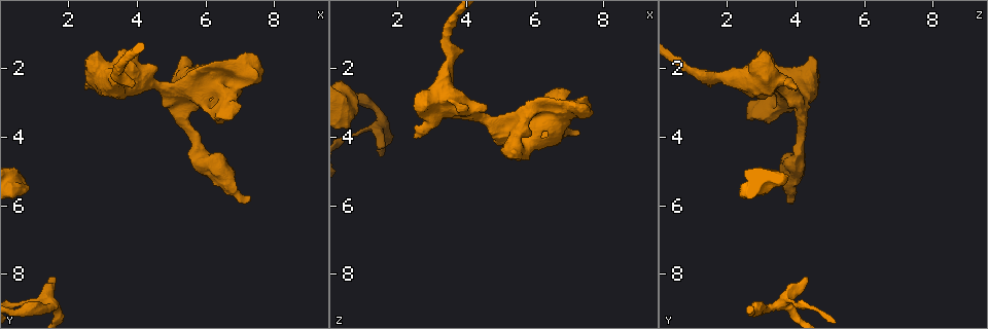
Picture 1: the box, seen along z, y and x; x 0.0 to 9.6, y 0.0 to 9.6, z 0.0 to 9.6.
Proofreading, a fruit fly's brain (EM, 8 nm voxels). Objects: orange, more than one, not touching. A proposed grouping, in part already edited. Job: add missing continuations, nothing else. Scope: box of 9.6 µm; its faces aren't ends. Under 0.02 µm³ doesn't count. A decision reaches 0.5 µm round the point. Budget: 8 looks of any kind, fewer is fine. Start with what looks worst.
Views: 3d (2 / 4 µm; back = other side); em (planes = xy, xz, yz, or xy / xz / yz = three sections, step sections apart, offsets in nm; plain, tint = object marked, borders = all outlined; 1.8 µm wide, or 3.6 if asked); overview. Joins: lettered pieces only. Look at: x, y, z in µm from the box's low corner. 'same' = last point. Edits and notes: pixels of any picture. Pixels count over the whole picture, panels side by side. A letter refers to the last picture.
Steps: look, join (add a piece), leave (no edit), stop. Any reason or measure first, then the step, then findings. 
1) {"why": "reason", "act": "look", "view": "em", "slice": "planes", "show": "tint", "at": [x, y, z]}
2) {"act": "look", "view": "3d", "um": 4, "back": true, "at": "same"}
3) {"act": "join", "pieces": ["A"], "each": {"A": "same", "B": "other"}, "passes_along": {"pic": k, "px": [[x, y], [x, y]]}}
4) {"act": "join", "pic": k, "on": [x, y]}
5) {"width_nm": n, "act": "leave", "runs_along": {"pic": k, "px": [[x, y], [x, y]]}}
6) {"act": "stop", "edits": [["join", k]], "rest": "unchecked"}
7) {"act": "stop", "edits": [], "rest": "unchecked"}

{"why": "free end", "act": "look", "view": "em", "slice": "xy", "step": 8, "show": "tint", "at": [1.55, 8.05, 4.25]}

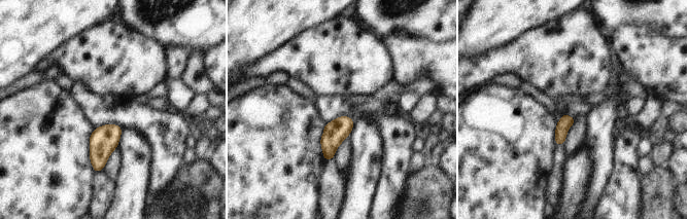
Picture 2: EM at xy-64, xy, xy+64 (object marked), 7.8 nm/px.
{"act": "look", "view": "em", "slice": "planes", "show": "borders", "at": "same"}

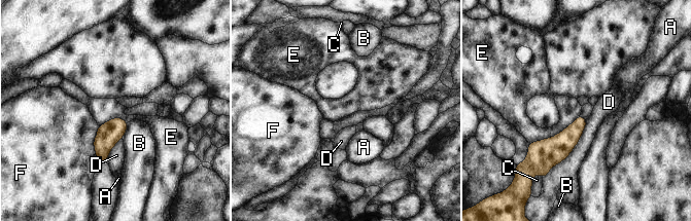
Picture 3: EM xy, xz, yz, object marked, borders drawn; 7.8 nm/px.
{"act": "leave", "each": {"A": "other", "B": "other", "C": "other", "D": "other", "E": "other", "F": "other"}, "border": {"pic": 3, "px": [[579, 115], [557, 134], [529, 143]]}, "found": "none of them fits"}

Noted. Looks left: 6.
{"why": "free end", "act": "look", "view": "3d", "um": 4, "back": true, "at": [7.25, 5.75, 3.90]}

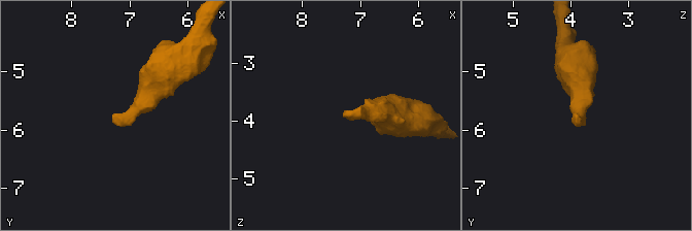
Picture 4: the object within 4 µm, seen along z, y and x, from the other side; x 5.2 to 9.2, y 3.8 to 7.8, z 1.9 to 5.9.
{"why": "shape alone is not enough", "act": "look", "view": "em", "slice": "xz", "step": 4, "show": "borders", "at": [7.30, 5.80, 3.90]}

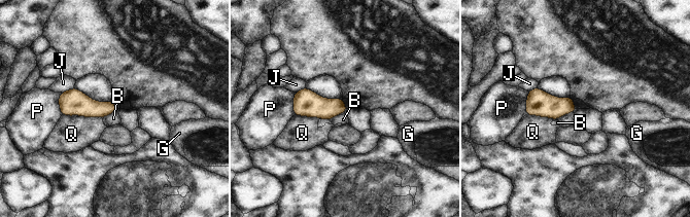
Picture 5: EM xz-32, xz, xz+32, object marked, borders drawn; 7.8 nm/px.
{"act": "look", "view": "em", "slice": "yz", "step": 16, "show": "borders", "at": "same"}

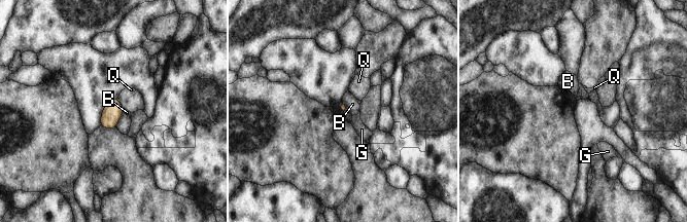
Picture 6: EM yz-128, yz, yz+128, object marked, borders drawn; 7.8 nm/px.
{"act": "leave", "each": {"B": "other", "G": "other", "Q": "other"}, "found": "none of them fits"}

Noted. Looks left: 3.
{"why": "an open end", "act": "look", "view": "3d", "um": 4, "at": [2.60, 2.55, 4.10]}

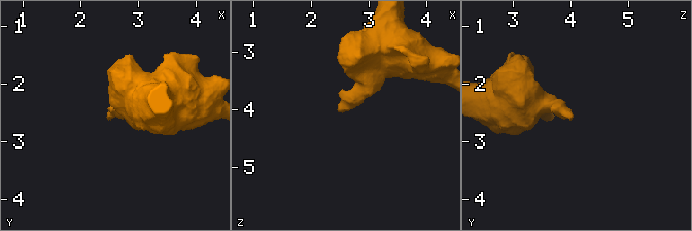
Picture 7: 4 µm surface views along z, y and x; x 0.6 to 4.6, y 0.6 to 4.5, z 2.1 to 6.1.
{"why": "now the EM", "act": "look", "view": "em", "slice": "xy", "step": 16, "show": "borders", "at": [2.55, 2.60, 4.00]}

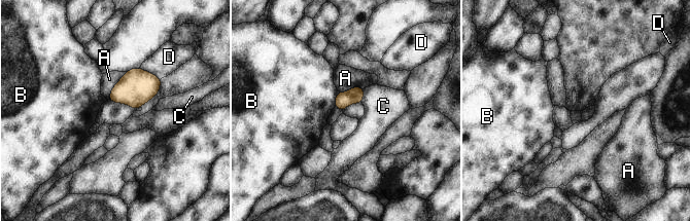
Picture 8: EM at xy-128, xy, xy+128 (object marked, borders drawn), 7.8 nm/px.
{"act": "leave", "each": {"A": "other", "B": "other", "C": "other", "D": "other"}, "found": "no lettered piece goes on from it"}

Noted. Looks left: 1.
{"act": "stop", "edits": [], "rest": "unchecked"}

